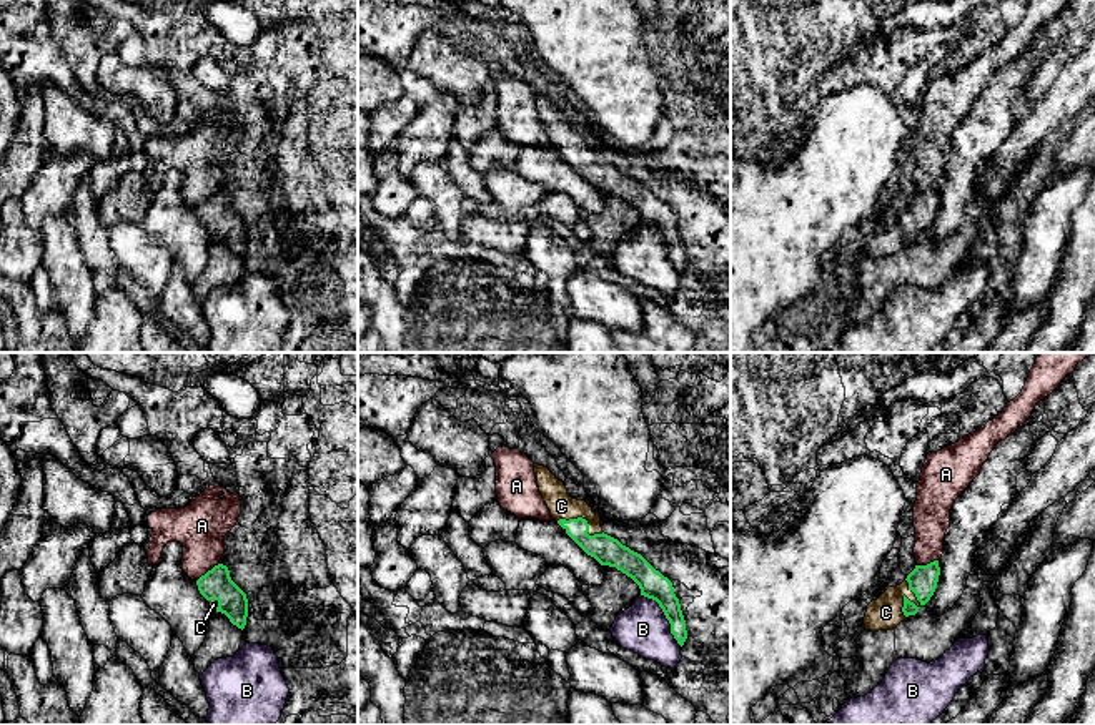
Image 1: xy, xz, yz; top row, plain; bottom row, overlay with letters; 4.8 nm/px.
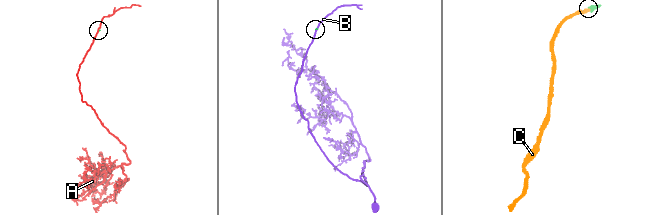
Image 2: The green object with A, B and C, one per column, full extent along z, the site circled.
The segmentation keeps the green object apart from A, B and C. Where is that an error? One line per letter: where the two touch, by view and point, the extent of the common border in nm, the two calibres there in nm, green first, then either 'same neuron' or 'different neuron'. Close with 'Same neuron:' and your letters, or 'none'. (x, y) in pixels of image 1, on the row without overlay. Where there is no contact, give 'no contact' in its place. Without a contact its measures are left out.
A: xy (208, 198) | 140 nm | 150/240 nm | different neuron
B: xz (666, 245) | 320 nm | 140/240 nm | different neuron
C: yz (914, 231) | 190 nm | 70/160 nm | same neuron
Same neuron: C

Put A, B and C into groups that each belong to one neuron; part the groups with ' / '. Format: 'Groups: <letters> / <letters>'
Groups: A / B / C

